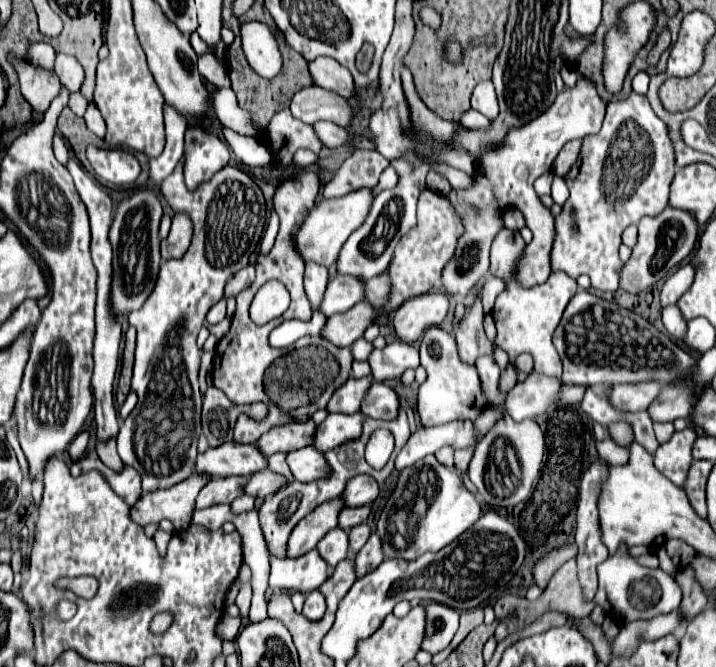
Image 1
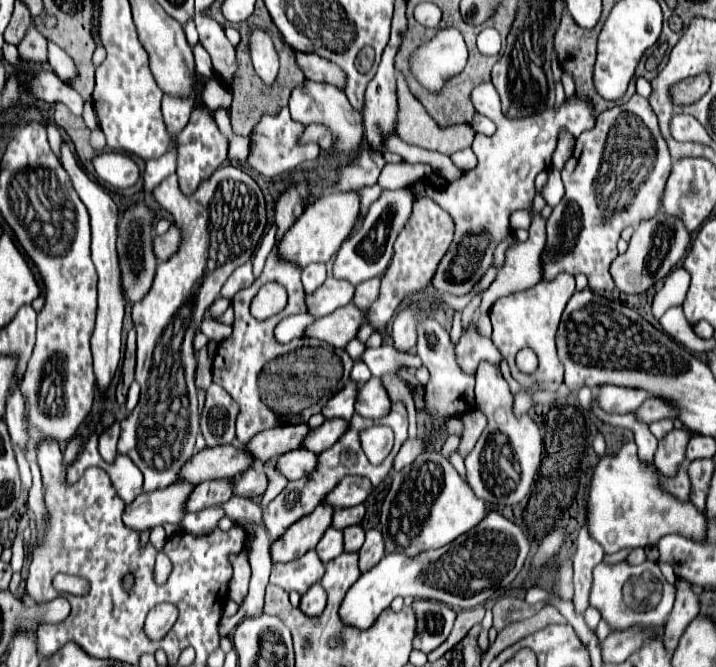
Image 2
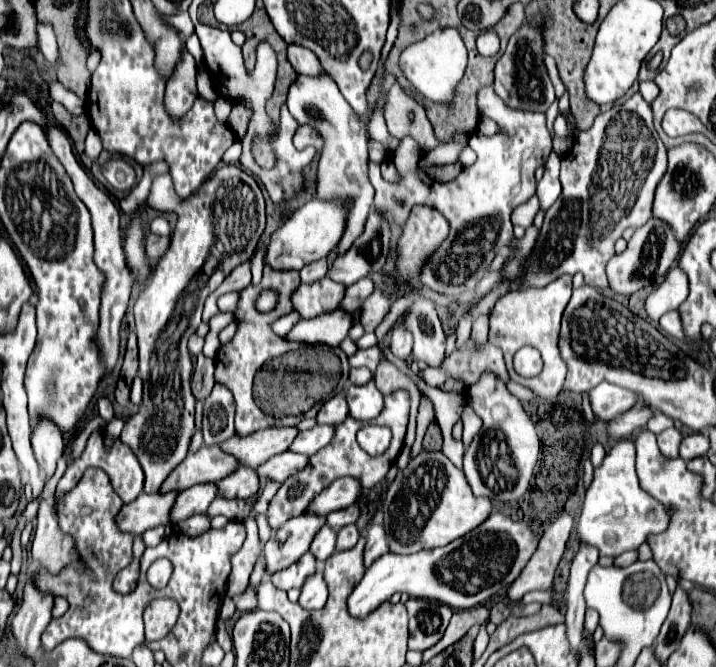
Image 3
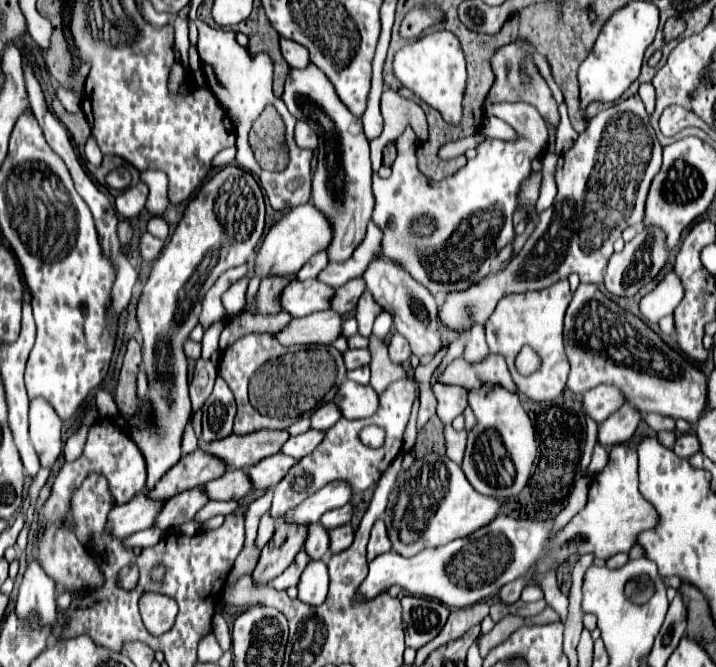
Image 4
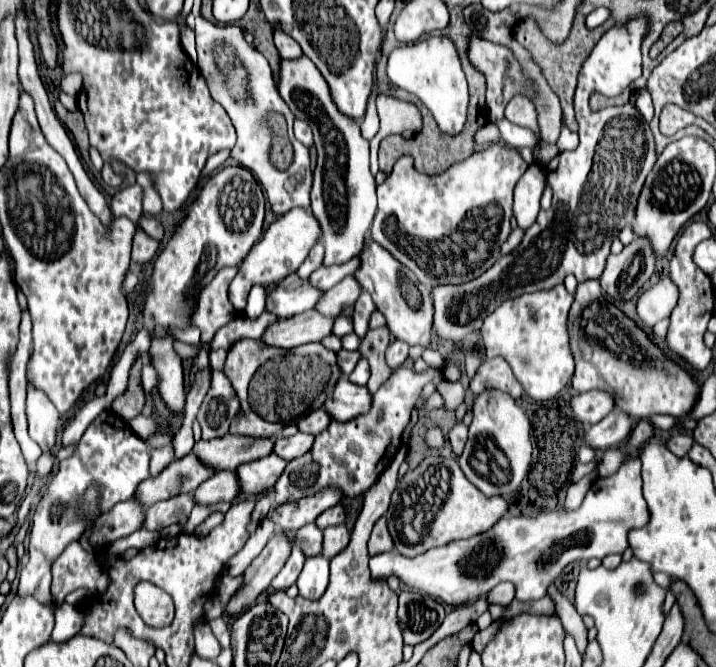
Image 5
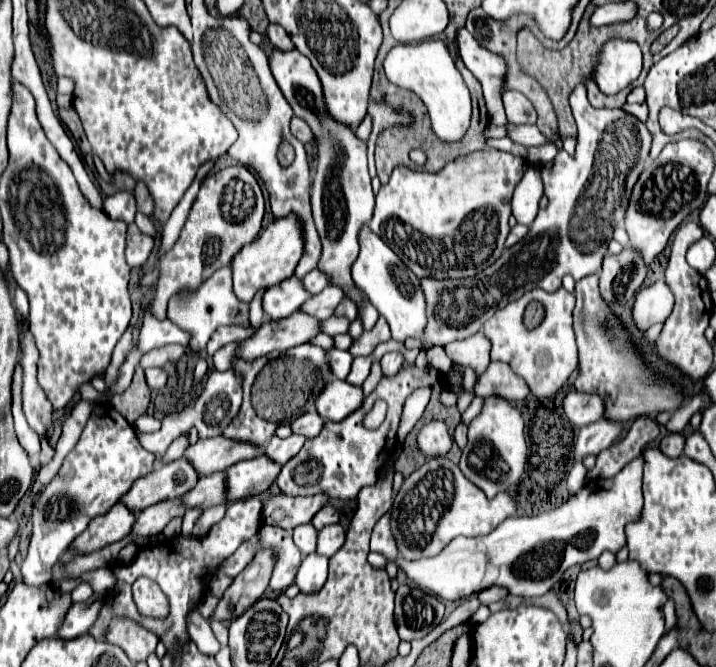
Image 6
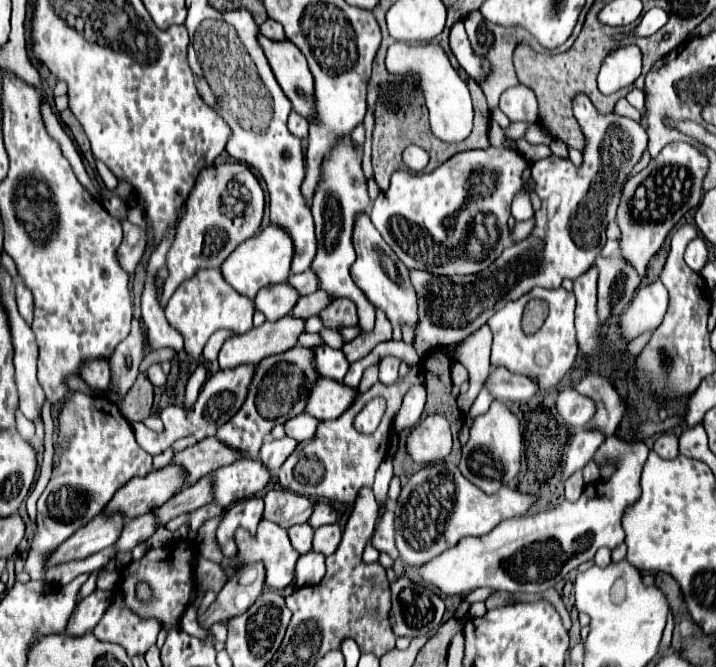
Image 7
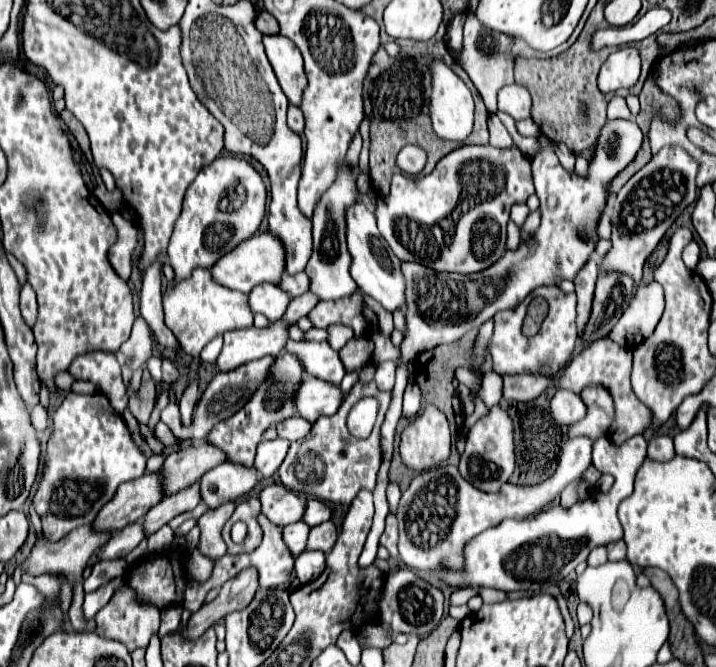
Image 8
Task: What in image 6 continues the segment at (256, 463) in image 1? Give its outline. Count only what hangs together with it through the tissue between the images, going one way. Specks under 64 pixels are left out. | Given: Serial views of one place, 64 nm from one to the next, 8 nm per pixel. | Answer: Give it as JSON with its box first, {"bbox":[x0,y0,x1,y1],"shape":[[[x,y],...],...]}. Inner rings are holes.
{"bbox":[122,458,200,514],"shape":[[[180,458],[158,466],[144,478],[138,478],[122,502],[138,514],[156,502],[184,496],[192,486],[196,486],[198,478],[200,476],[192,470],[192,464],[186,458]]]}

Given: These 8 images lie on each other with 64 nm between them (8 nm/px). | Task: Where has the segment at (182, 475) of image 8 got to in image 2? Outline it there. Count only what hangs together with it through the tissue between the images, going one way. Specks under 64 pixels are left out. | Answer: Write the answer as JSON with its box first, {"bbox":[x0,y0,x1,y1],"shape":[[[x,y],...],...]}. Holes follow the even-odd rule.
{"bbox":[246,424,310,464],"shape":[[[308,424],[276,426],[256,434],[256,438],[252,438],[246,448],[256,458],[256,462],[260,460],[264,464],[270,458],[278,458],[280,454],[300,448],[300,442],[304,442],[304,436],[308,432],[310,432]]]}

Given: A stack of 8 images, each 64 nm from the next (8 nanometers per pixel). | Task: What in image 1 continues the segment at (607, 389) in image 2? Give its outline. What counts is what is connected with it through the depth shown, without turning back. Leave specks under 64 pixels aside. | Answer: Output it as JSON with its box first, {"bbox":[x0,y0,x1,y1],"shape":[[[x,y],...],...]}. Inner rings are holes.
{"bbox":[610,380,660,412],"shape":[[[648,380],[640,384],[614,384],[610,394],[610,404],[622,412],[648,410],[648,406],[660,394],[660,382]]]}

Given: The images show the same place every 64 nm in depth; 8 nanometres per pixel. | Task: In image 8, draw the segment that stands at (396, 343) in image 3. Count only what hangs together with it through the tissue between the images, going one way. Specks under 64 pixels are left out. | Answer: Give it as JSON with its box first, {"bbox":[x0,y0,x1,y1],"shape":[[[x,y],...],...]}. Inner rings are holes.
{"bbox":[374,362,396,390],"shape":[[[382,362],[376,368],[374,382],[378,384],[380,390],[392,390],[392,386],[394,386],[394,374],[396,374],[396,362]]]}

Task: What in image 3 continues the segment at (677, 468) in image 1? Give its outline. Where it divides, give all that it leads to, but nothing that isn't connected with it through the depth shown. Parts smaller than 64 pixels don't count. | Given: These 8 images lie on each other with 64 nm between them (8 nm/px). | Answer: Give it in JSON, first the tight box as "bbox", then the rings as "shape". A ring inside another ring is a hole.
{"bbox":[658,428,682,460],"shape":[[[668,428],[664,430],[662,434],[658,434],[658,448],[660,452],[672,460],[672,458],[678,458],[678,452],[680,452],[680,442],[682,442],[682,432],[678,428]]]}

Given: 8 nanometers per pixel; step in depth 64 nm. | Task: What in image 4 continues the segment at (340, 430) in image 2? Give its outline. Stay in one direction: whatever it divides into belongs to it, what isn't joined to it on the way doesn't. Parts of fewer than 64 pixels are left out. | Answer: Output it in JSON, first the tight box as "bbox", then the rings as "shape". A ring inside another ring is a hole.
{"bbox":[282,430,324,458],"shape":[[[308,430],[304,434],[292,436],[284,446],[282,452],[294,458],[304,458],[308,454],[312,454],[312,450],[316,450],[316,446],[320,446],[320,442],[324,440],[324,432],[322,430]]]}

